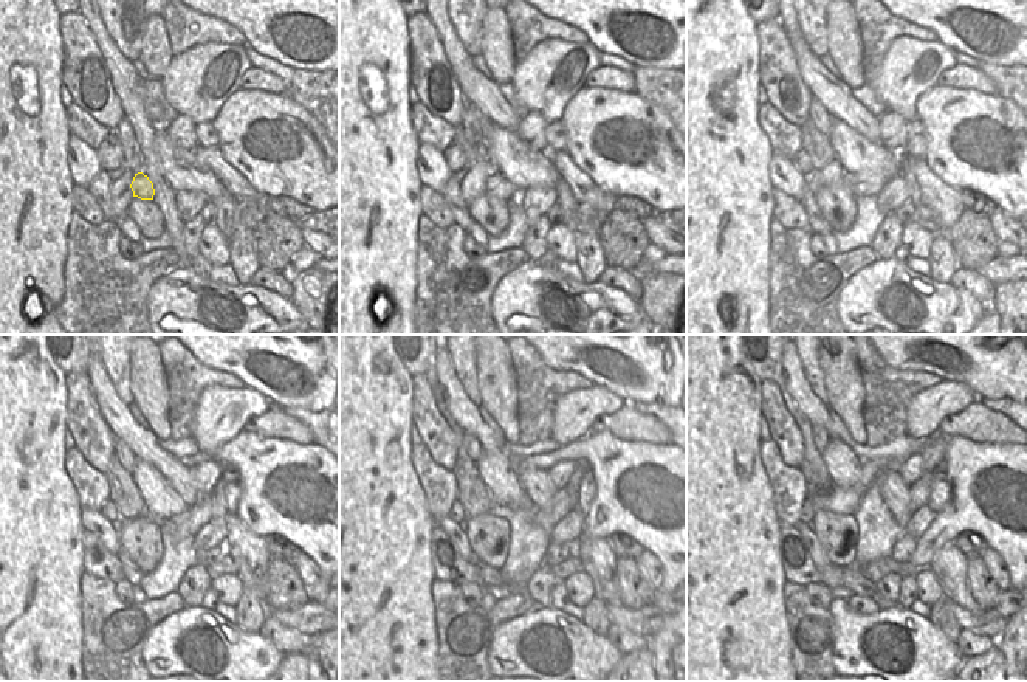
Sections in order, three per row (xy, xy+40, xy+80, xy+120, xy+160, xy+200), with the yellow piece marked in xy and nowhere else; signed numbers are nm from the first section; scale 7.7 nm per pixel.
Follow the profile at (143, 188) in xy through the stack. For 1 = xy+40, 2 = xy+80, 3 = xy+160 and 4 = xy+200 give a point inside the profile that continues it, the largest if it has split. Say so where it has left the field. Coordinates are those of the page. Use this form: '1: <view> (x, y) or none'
1: xy+40 (498, 185)
2: xy+80 (866, 183)
3: xy+160 (563, 501)
4: xy+200 (919, 490)

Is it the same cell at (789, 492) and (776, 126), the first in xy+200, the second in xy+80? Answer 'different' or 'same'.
same

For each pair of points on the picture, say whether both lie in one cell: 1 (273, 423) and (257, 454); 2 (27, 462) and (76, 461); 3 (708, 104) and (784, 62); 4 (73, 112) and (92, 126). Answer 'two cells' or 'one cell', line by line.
1: two cells
2: two cells
3: two cells
4: one cell

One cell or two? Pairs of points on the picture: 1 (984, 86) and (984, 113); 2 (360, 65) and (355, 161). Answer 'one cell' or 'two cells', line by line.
1: two cells
2: one cell

